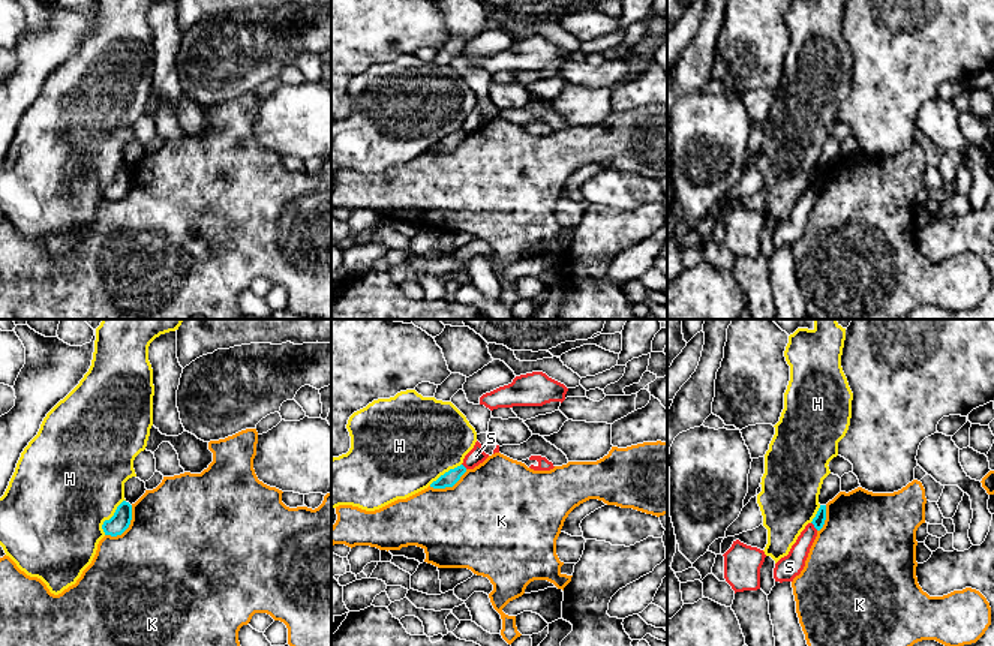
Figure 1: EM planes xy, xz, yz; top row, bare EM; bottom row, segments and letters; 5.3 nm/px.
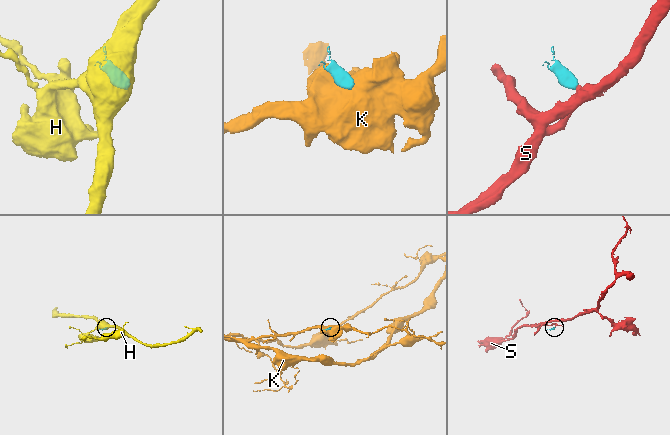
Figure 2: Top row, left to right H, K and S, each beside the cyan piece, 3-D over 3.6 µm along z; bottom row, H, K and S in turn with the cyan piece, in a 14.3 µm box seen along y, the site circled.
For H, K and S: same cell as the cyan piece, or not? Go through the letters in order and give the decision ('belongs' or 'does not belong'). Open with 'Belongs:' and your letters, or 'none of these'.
Belongs: none of these
H: does not belong
K: does not belong
S: does not belong

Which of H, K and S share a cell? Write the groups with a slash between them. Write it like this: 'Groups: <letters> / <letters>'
Groups: H / K / S

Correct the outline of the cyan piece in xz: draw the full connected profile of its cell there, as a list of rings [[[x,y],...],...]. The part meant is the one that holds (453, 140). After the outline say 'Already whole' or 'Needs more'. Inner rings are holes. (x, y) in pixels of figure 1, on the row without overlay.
[[[460,129],[454,133],[450,133],[444,139],[441,139],[436,145],[433,145],[430,148],[430,151],[433,151],[433,153],[453,151],[465,136],[466,136],[466,132],[463,129]]]. Already whole

